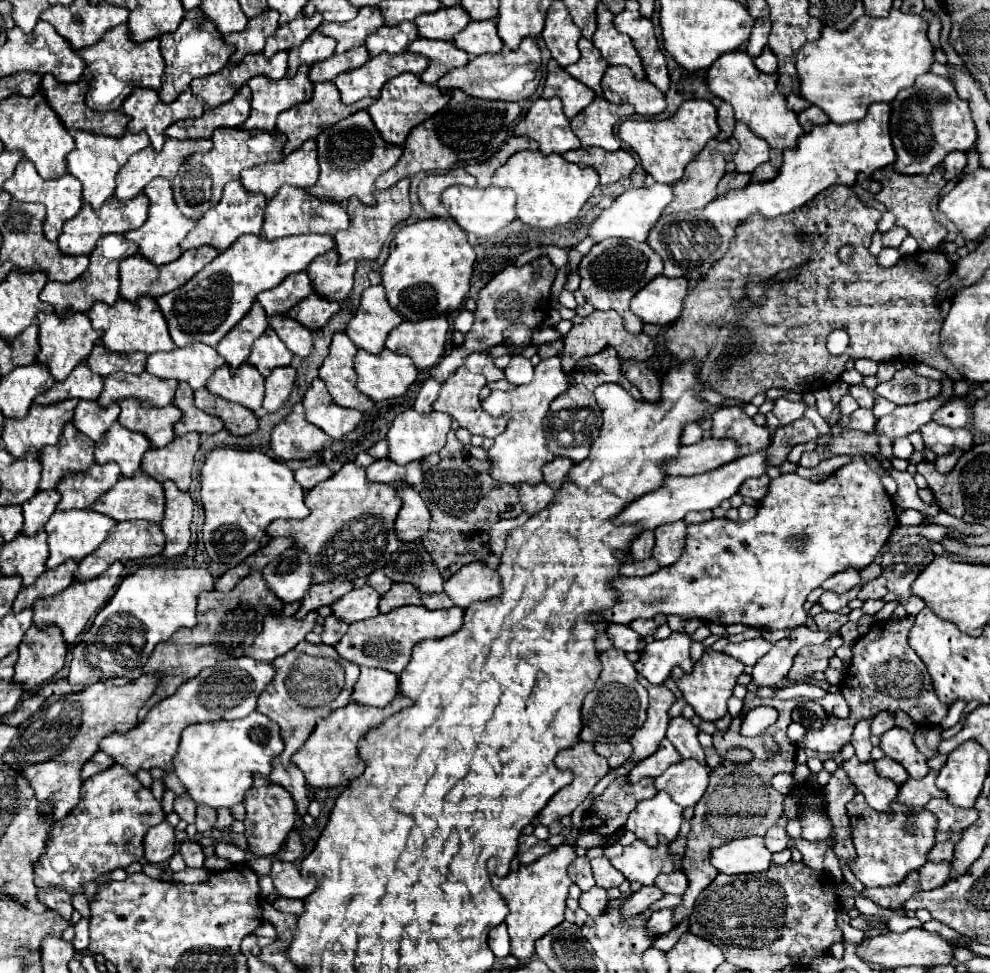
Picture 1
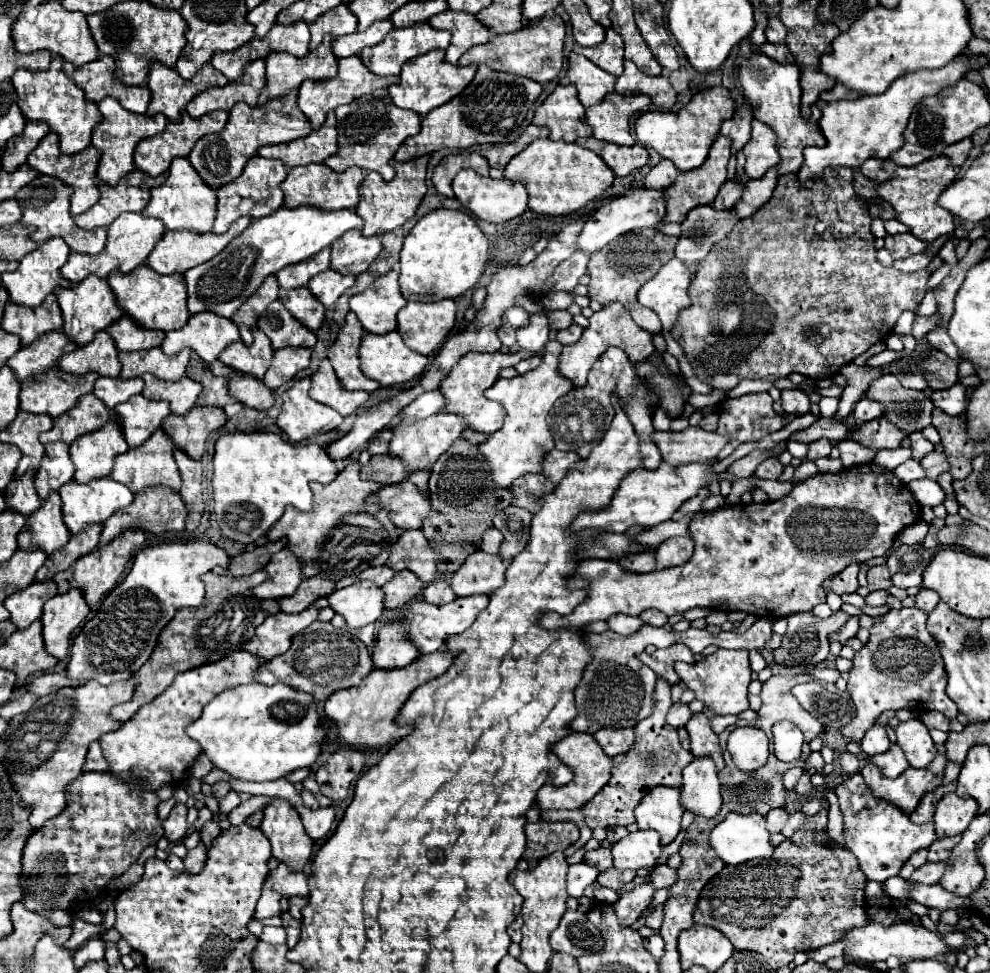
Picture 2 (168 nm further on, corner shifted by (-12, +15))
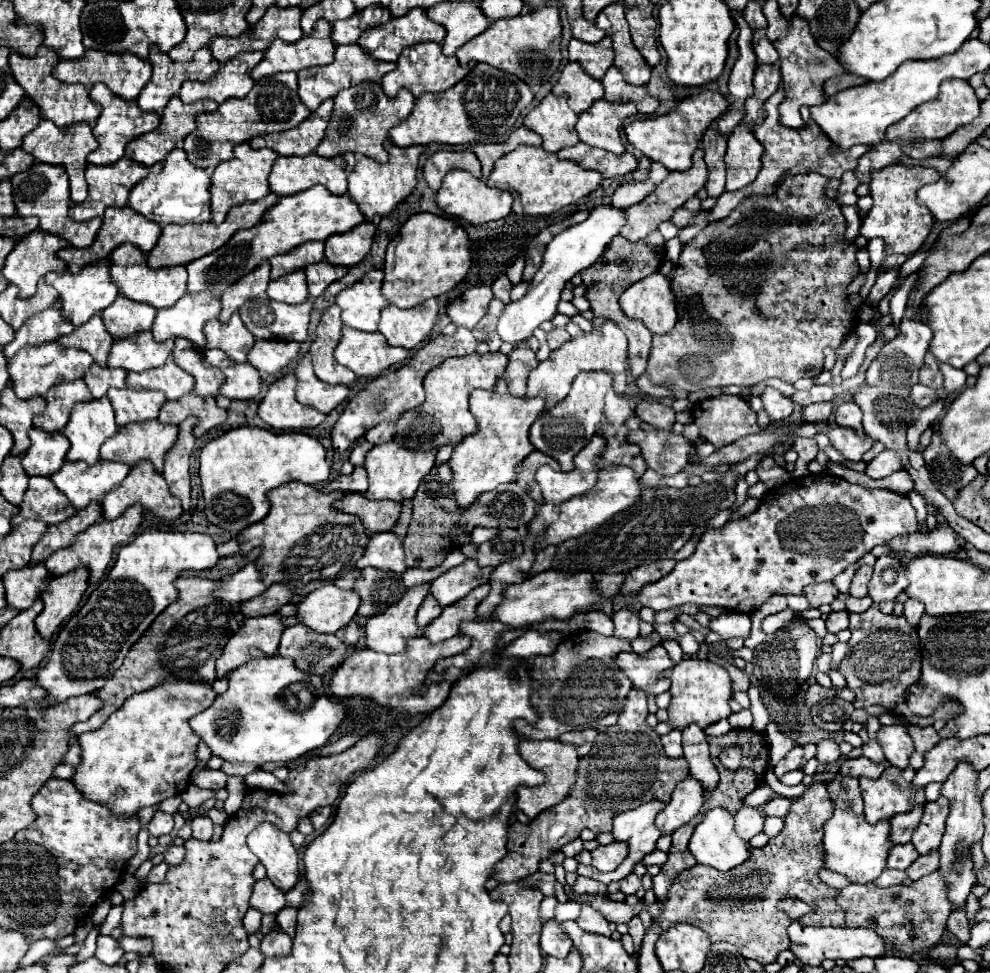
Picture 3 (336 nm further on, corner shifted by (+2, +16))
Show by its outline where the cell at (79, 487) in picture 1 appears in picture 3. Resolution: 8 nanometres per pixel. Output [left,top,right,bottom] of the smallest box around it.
[64,396,118,464]

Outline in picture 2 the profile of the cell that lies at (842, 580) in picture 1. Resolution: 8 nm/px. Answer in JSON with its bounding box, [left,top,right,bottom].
[824,563,860,595]

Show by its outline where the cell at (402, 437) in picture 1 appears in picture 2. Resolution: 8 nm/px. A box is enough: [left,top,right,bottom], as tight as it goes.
[388,413,466,473]

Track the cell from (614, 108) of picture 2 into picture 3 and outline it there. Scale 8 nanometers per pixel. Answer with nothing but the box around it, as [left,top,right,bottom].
[576,100,636,154]

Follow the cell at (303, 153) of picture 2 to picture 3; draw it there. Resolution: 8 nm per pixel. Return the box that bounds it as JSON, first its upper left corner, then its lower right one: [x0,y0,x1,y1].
[248,100,332,156]

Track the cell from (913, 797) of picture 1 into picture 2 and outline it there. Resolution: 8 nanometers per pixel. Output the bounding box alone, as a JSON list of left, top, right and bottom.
[910,785,956,823]

